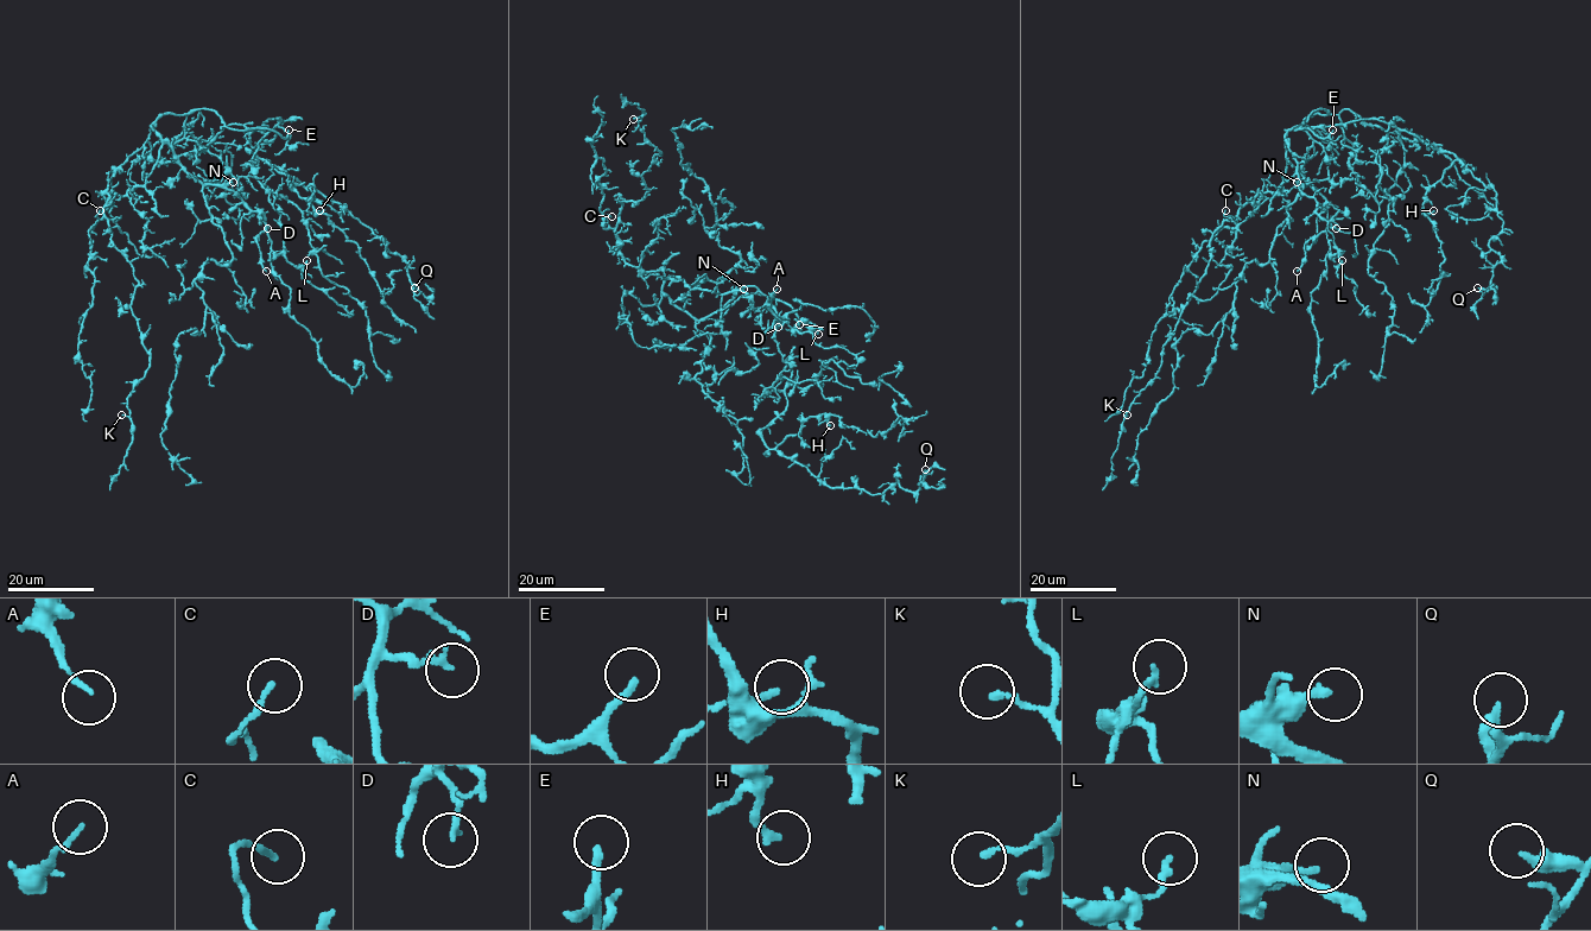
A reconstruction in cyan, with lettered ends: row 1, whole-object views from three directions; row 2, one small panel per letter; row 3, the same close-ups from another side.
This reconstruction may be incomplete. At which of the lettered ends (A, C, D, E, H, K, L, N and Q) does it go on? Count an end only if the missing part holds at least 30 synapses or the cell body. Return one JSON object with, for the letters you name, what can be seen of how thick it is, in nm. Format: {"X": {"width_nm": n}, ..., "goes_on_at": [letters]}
{"E": {"width_nm": 220}, "goes_on_at": ["E"]}

